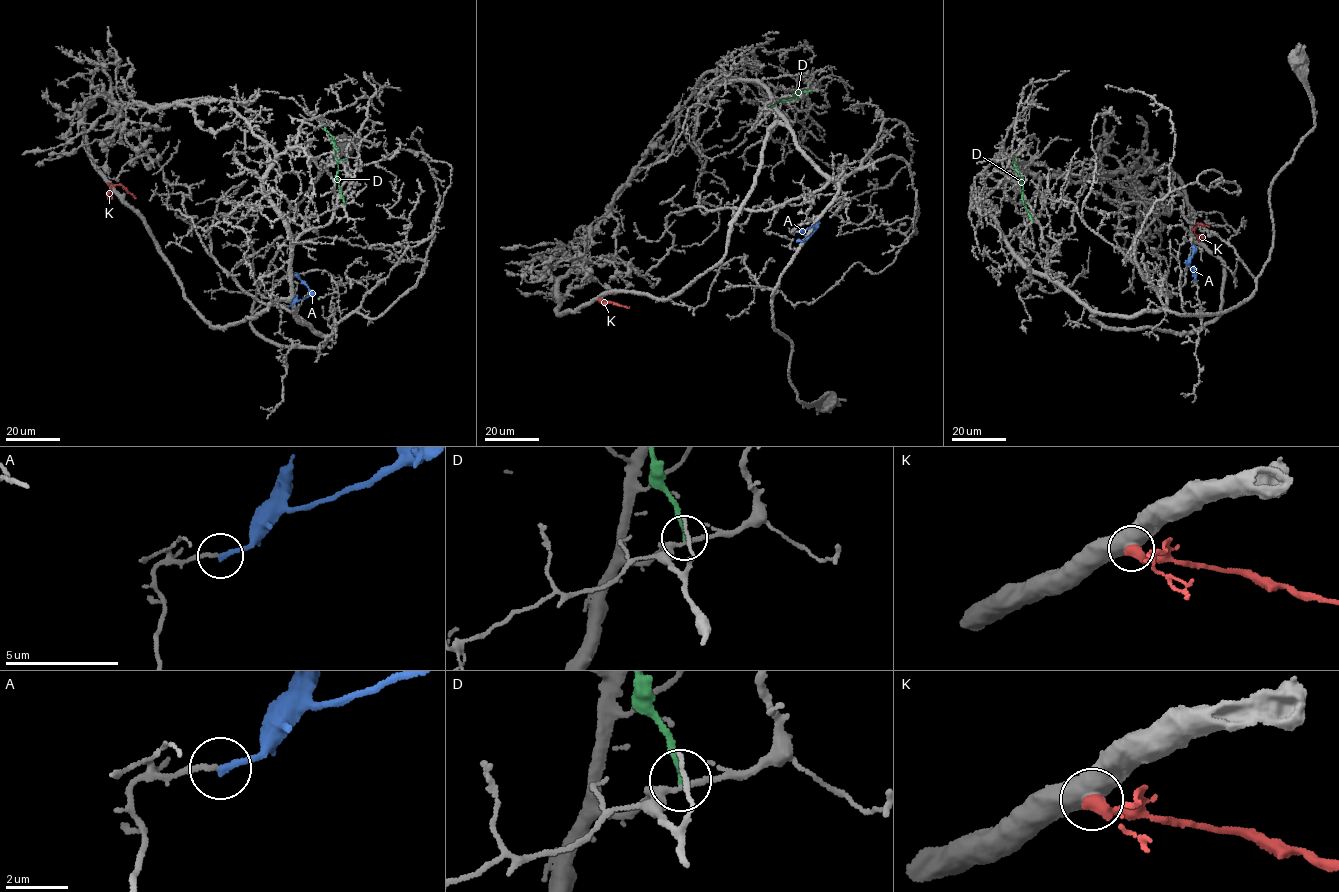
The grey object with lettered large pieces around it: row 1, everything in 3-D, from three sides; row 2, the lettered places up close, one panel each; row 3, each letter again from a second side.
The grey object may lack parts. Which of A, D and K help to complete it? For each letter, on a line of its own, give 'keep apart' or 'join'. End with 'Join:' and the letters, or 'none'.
A: keep apart
D: keep apart
K: keep apart
Join: none

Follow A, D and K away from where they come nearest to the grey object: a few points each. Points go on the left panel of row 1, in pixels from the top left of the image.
A: (288, 306), (309, 295), (307, 285), (296, 273)
D: (344, 203), (336, 176), (338, 165), (333, 137), (324, 125)
K: (108, 184), (123, 185), (136, 198)

